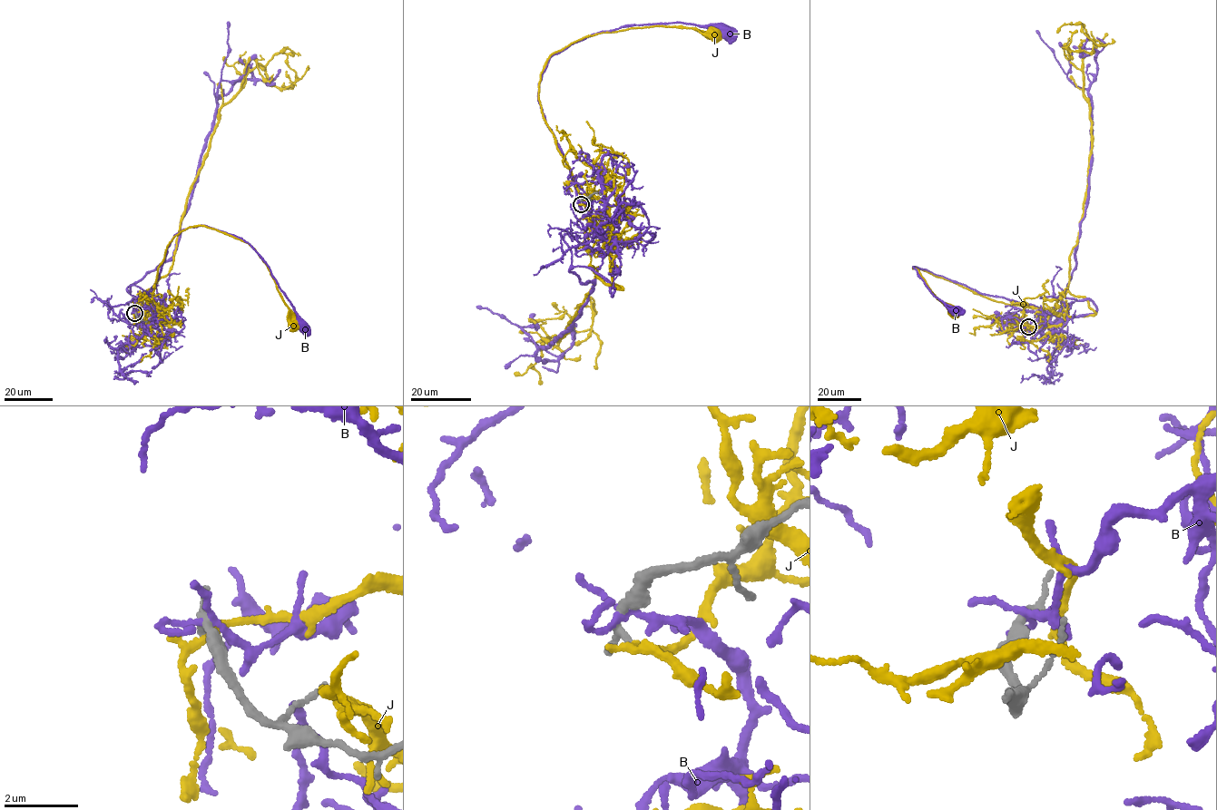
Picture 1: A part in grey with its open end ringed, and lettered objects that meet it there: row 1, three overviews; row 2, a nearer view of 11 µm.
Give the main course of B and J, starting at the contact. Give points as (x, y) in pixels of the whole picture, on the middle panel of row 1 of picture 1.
B: (579, 201), (604, 242), (583, 215), (538, 101), (548, 59), (622, 26), (681, 22), (725, 30)
J: (581, 204), (602, 177), (609, 250), (544, 119), (538, 88), (547, 58), (602, 33), (655, 25), (715, 34)

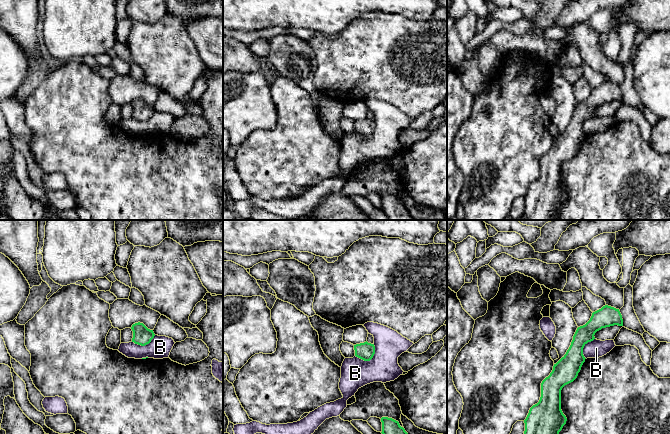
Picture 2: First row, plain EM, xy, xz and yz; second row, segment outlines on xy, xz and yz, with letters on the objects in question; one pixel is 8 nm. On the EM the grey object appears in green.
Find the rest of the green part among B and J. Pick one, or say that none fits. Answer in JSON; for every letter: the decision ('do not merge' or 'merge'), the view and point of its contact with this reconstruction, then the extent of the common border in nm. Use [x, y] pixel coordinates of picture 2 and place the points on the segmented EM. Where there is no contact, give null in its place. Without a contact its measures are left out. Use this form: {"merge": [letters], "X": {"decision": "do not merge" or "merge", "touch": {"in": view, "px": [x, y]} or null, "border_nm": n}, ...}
{"merge": [], "B": {"decision": "do not merge", "touch": {"in": "xz", "px": [370, 359]}, "border_nm": 190}, "J": {"decision": "do not merge", "touch": null}}

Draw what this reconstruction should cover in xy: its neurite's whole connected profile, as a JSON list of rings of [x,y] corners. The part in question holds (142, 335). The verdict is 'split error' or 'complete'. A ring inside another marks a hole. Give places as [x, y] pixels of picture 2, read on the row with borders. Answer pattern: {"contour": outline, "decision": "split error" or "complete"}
{"contour": [[[140,322],[133,324],[131,329],[133,331],[132,342],[141,346],[149,344],[155,336],[153,330],[148,329]]], "decision": "complete"}

